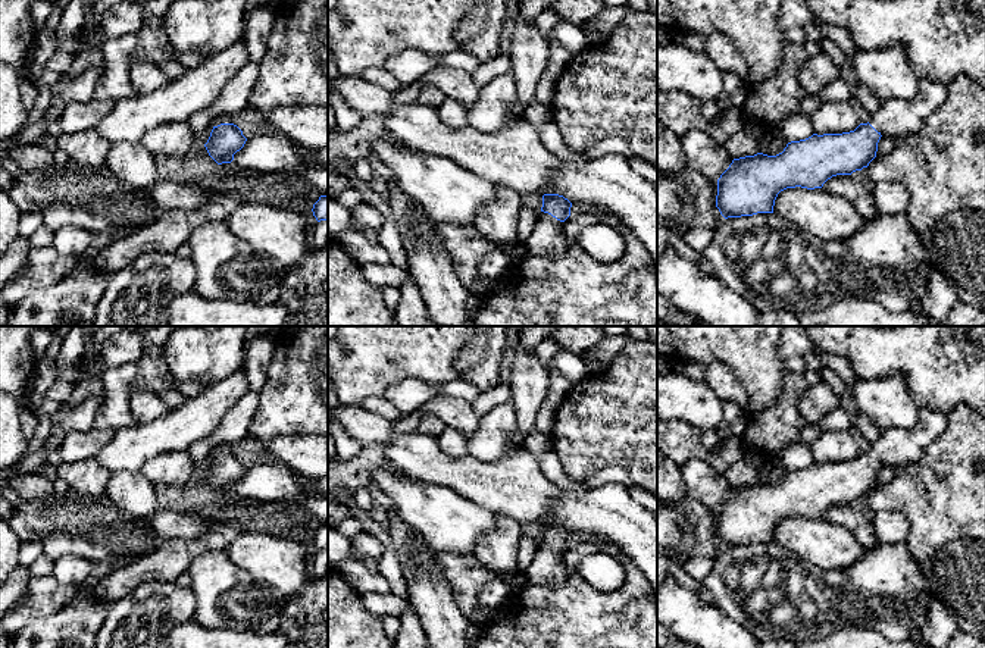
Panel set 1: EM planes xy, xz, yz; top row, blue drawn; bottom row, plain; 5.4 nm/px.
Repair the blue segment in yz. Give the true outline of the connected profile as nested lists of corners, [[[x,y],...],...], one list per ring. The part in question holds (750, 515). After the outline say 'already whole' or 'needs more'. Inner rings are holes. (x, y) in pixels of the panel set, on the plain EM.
[[[922,407],[911,429],[882,431],[870,450],[854,460],[813,463],[788,472],[776,485],[757,482],[734,488],[717,508],[716,536],[725,548],[773,542],[778,523],[787,517],[822,517],[832,505],[867,497],[882,464],[916,464],[947,426],[948,414]]]; needs more

